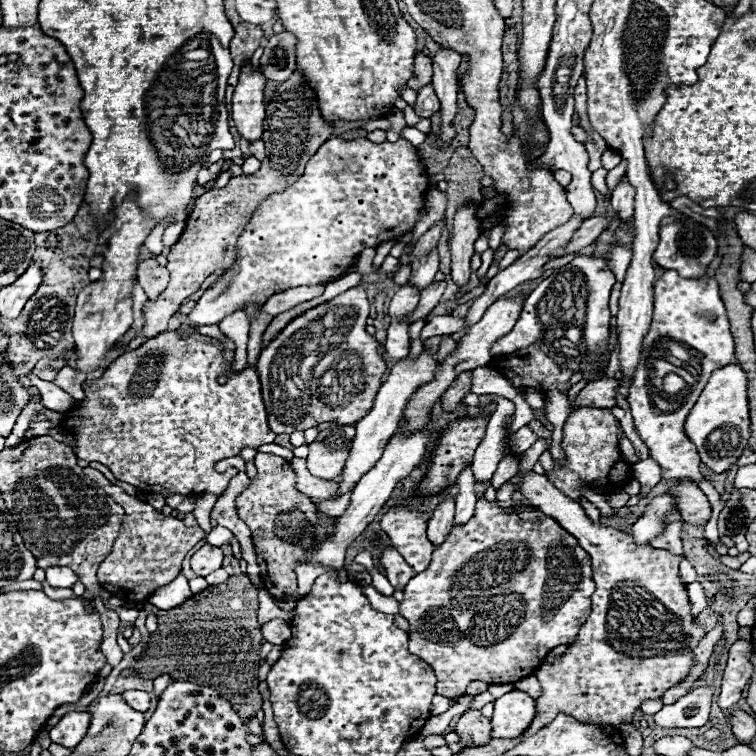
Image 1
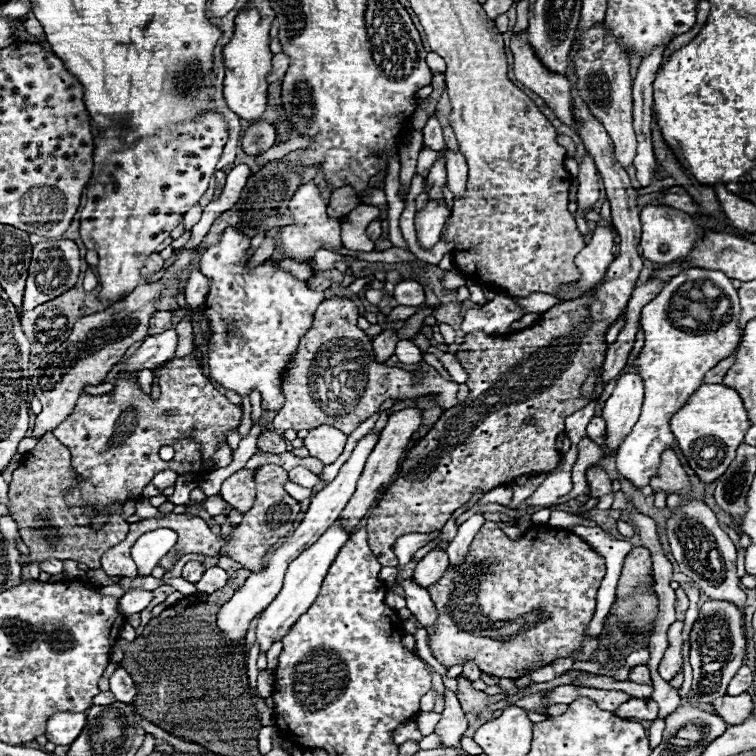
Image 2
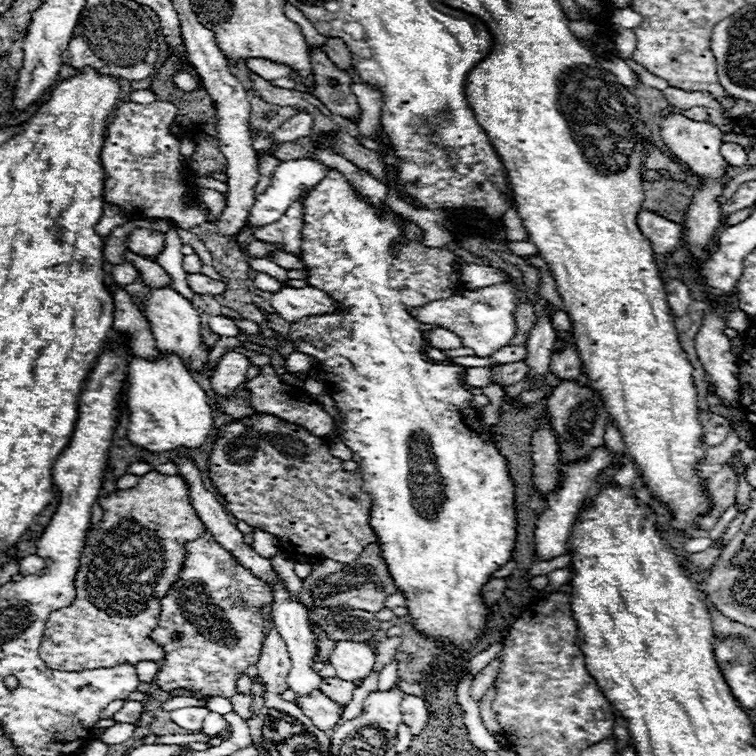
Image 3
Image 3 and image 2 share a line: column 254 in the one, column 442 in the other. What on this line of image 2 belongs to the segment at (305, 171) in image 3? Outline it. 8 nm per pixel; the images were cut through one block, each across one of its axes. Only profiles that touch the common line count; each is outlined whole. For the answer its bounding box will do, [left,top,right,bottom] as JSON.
[414,198,450,248]

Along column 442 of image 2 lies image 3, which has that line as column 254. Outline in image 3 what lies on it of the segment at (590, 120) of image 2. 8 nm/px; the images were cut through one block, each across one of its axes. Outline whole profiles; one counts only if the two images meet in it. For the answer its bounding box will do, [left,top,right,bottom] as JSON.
[208,412,378,564]

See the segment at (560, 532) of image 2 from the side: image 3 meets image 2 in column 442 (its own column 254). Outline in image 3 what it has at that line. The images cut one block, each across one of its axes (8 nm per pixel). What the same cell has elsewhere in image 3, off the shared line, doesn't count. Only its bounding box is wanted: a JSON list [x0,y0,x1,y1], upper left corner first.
[150,530,272,718]

